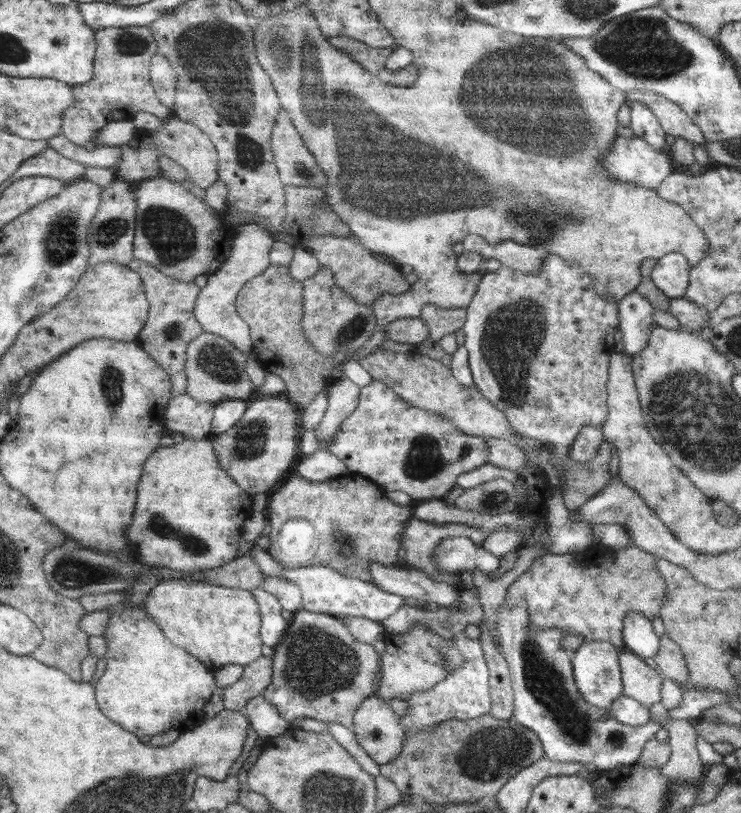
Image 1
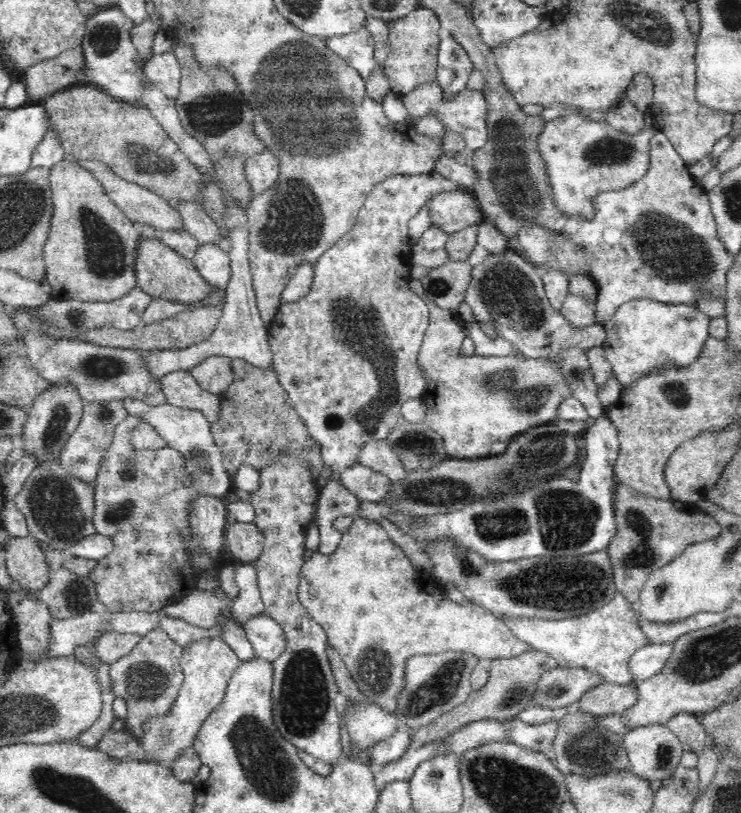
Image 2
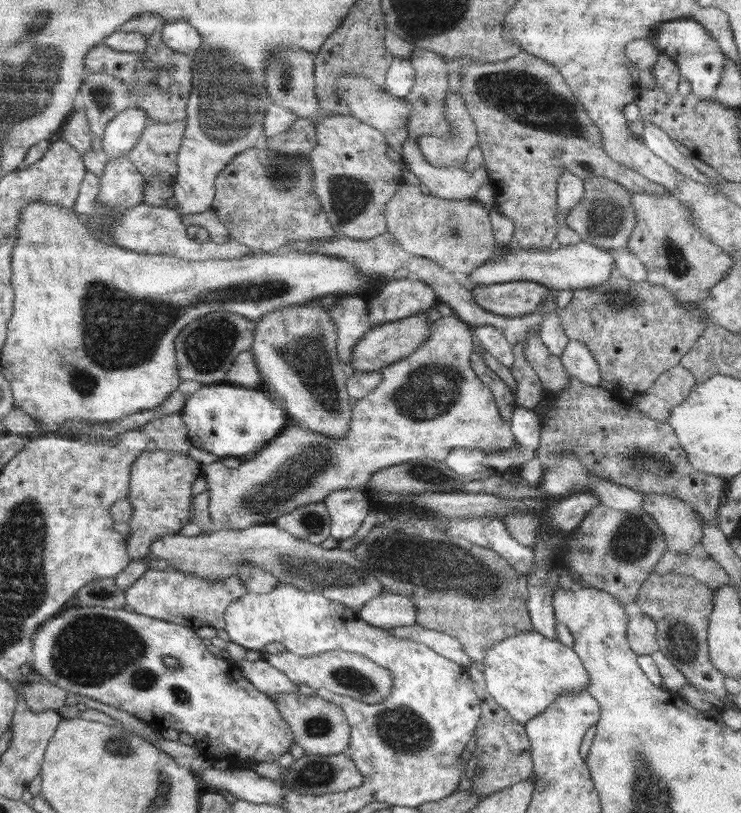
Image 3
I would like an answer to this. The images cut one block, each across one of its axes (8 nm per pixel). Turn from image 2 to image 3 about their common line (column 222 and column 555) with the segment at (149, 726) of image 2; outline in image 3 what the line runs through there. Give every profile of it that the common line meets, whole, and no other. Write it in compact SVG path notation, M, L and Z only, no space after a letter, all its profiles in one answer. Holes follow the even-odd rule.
M525 630L495 644L486 653L483 664L490 696L522 728L564 694L586 692L590 688L589 674L573 647L548 640L534 630Z

